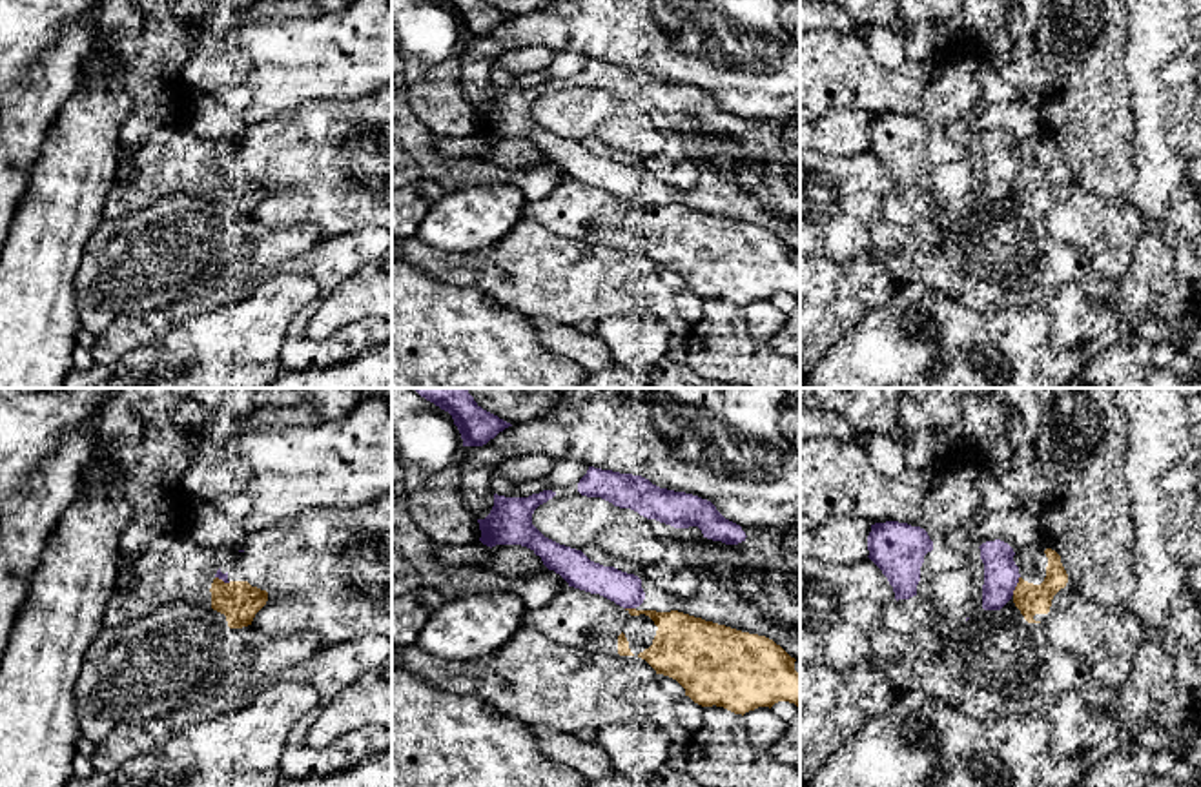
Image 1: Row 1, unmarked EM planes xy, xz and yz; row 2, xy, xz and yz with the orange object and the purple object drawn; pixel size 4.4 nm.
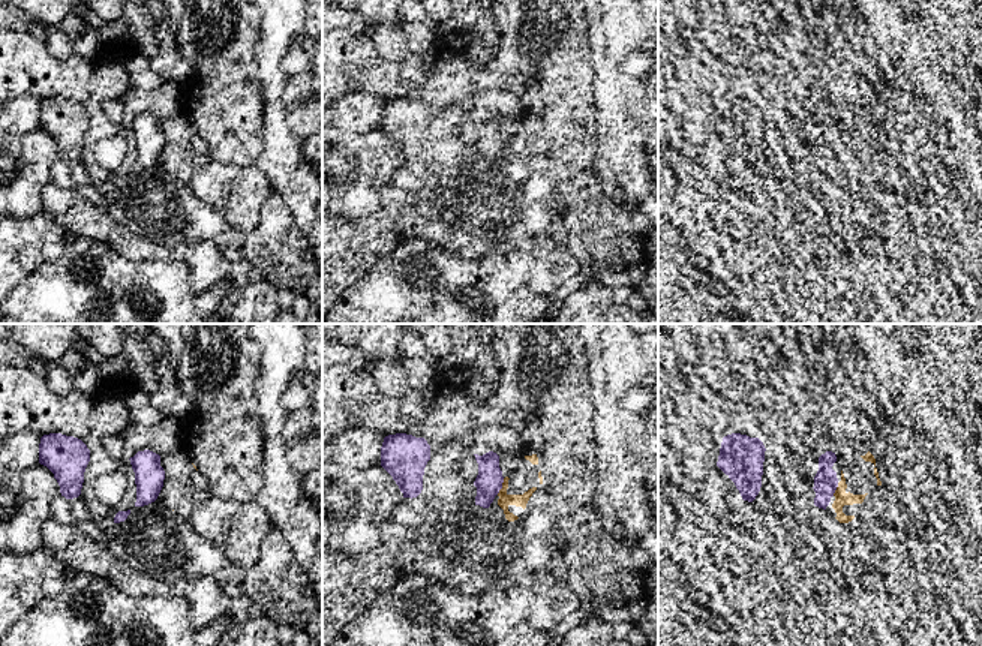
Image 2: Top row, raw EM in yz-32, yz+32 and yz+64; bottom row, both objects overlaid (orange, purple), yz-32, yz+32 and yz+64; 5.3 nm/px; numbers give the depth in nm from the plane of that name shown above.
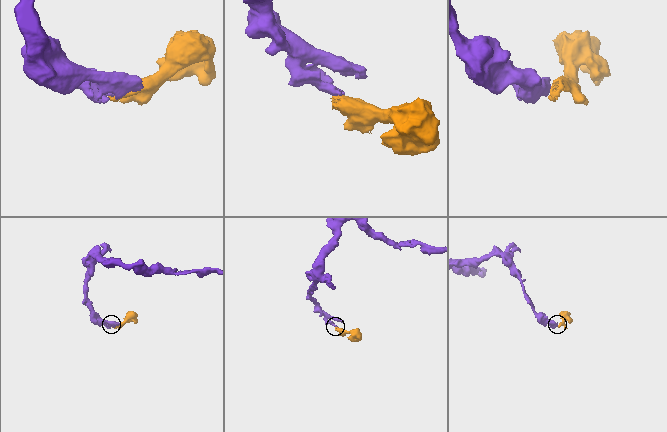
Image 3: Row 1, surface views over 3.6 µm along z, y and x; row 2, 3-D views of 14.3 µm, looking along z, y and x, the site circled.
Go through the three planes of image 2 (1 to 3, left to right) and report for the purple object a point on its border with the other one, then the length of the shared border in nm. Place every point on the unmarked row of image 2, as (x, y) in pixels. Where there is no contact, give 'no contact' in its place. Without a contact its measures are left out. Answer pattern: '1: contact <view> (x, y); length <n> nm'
1: no contact
2: contact yz+32 (502, 150); length 100 nm
3: contact yz+64 (837, 153); length 80 nm

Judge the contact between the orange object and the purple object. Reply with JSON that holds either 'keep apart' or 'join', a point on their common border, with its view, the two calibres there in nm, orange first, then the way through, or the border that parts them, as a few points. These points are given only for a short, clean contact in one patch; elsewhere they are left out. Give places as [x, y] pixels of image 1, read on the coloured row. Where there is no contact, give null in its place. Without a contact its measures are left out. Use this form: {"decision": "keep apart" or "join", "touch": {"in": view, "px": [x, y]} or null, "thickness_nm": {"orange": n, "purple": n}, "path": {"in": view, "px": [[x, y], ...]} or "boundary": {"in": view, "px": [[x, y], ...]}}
{"decision": "keep apart", "touch": {"in": "yz", "px": [1017, 585]}, "thickness_nm": {"orange": 140, "purple": 160}}

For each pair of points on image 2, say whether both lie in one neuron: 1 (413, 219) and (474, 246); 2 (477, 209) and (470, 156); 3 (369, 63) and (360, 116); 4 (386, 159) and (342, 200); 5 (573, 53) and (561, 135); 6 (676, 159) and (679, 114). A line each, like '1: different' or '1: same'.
1: same
2: different
3: different
4: same
5: same
6: different

